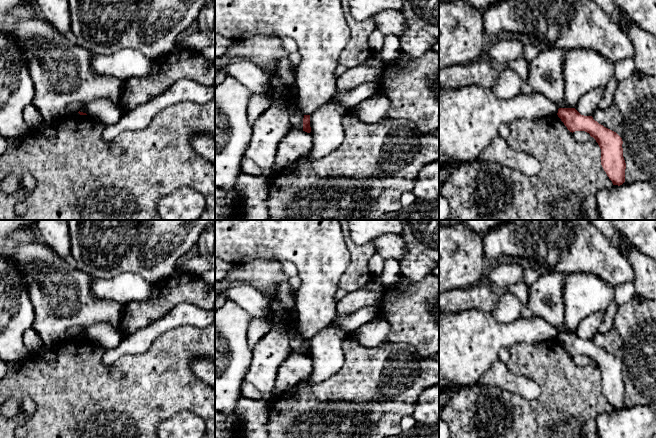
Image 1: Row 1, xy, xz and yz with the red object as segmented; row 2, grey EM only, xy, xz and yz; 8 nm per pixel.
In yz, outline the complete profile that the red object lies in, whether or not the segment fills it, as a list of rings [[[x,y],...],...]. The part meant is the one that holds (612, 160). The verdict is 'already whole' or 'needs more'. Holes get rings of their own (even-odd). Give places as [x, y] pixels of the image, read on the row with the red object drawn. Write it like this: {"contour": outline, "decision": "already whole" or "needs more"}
{"contour": [[[559,108],[557,115],[570,132],[585,131],[596,140],[601,149],[600,159],[604,171],[613,185],[622,185],[626,169],[622,138],[592,116],[581,115],[575,108]]], "decision": "already whole"}

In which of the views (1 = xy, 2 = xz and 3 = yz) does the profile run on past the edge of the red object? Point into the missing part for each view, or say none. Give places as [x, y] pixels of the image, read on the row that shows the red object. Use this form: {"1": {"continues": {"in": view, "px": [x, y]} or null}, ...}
{"1": {"continues": null}, "2": {"continues": null}, "3": {"continues": null}}

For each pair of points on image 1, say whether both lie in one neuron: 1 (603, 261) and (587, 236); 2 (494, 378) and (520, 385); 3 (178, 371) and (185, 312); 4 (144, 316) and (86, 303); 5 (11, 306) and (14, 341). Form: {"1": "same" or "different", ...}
{"1": "same", "2": "same", "3": "different", "4": "different", "5": "same"}

